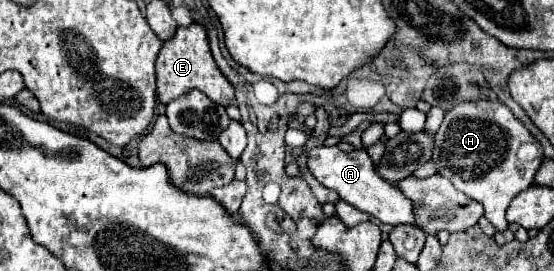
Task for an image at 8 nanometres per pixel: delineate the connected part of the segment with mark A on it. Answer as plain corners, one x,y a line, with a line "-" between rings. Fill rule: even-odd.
324,146
324,148
314,148
308,152
308,170
312,176
324,184
326,188
334,190
340,194
342,200
352,204
354,208
378,218
384,224
396,226
396,224
416,224
414,218
414,202
404,196
404,192
392,184
382,180
372,164
370,156
366,150
354,150
354,152
342,152
338,146

